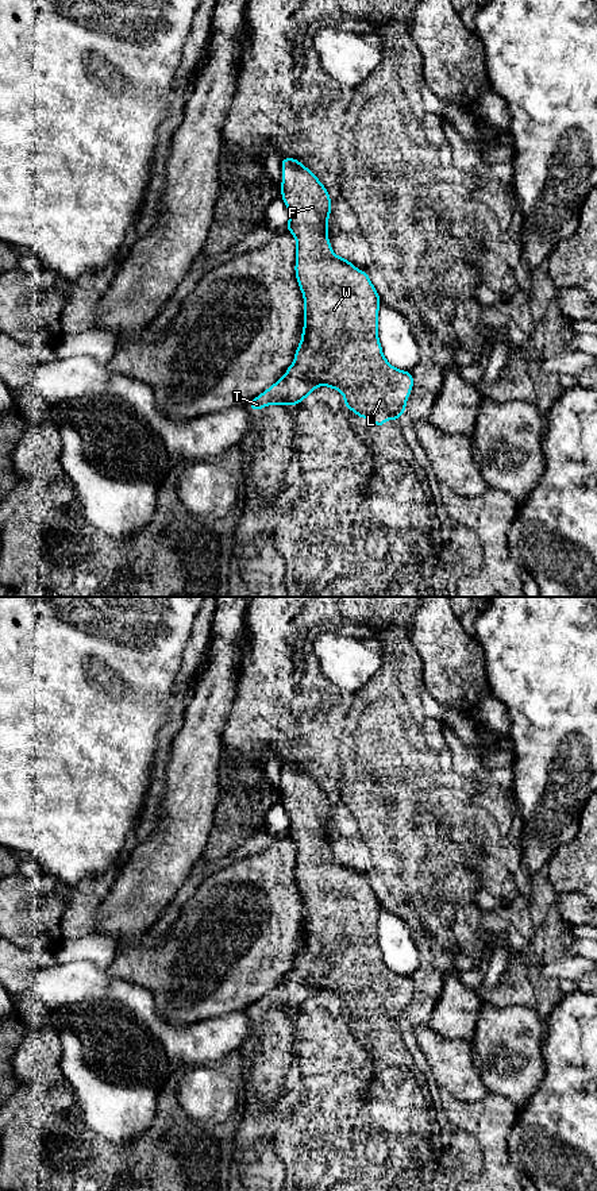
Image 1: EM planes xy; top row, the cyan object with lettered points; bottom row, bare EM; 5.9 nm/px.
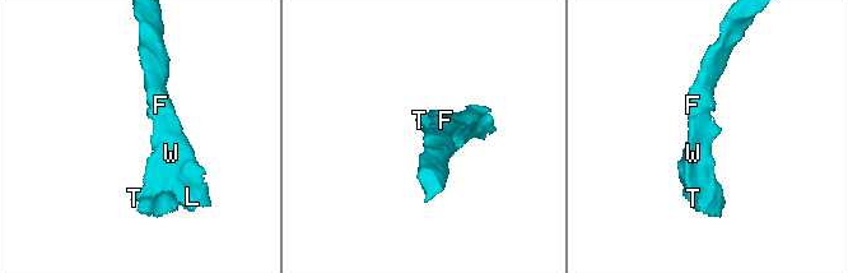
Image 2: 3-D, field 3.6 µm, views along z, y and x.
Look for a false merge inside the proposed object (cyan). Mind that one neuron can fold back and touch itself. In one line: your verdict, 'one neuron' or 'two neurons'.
one neuron

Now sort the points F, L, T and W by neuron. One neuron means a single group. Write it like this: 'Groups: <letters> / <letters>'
Groups: F L T W

